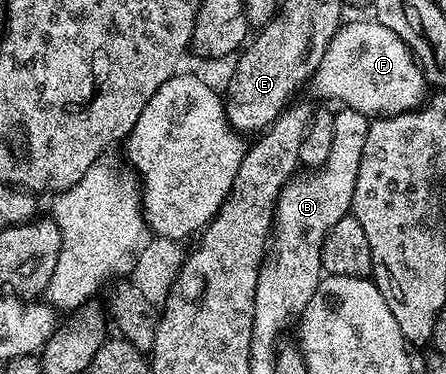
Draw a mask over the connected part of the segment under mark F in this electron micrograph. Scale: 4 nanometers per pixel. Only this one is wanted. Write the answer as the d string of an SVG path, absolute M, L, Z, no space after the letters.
M374 18L355 20L352 24L347 22L337 30L325 50L325 58L321 58L321 66L317 66L314 84L325 99L340 100L340 105L363 112L369 118L410 112L424 103L429 92L427 77L423 75L419 61L415 59L411 49L405 46L405 42L401 42L401 38L397 38L397 34L393 34L393 30L389 30L389 26L381 26Z

